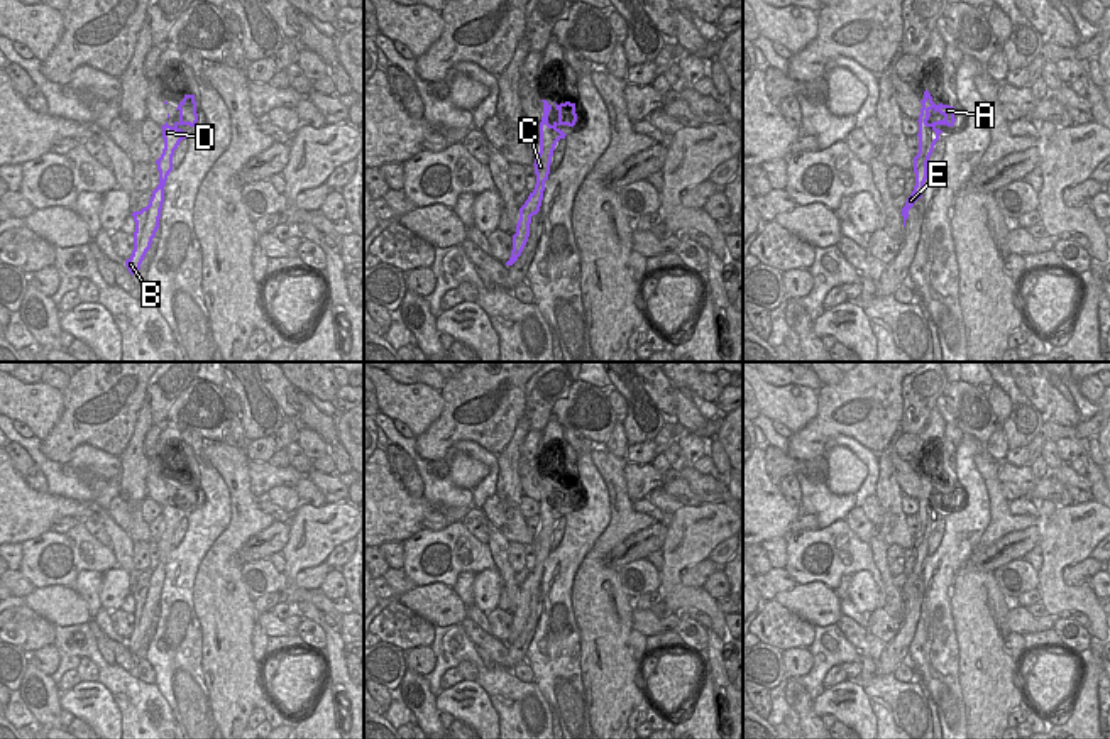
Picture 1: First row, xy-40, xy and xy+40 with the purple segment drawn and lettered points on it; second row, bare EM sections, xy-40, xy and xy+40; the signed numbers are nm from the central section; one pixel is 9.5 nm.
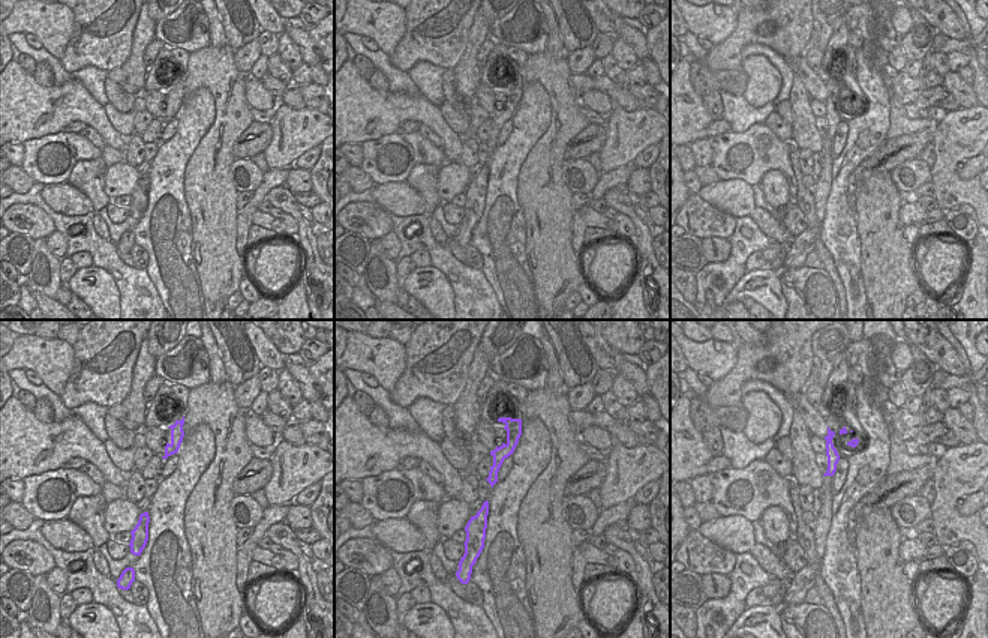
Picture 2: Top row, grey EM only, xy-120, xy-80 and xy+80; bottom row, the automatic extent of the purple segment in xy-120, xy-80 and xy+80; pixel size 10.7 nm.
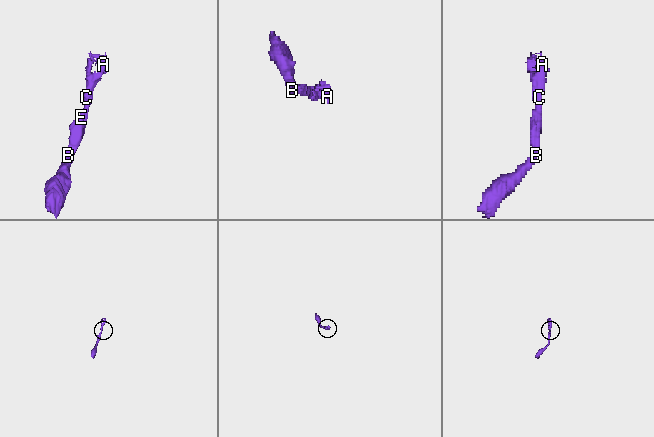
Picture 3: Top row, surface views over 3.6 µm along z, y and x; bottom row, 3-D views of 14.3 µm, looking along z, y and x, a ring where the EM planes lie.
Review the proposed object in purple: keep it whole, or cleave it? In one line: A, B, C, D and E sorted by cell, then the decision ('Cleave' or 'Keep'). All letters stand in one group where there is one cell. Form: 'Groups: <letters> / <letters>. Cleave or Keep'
Groups: A B C D E. Keep

